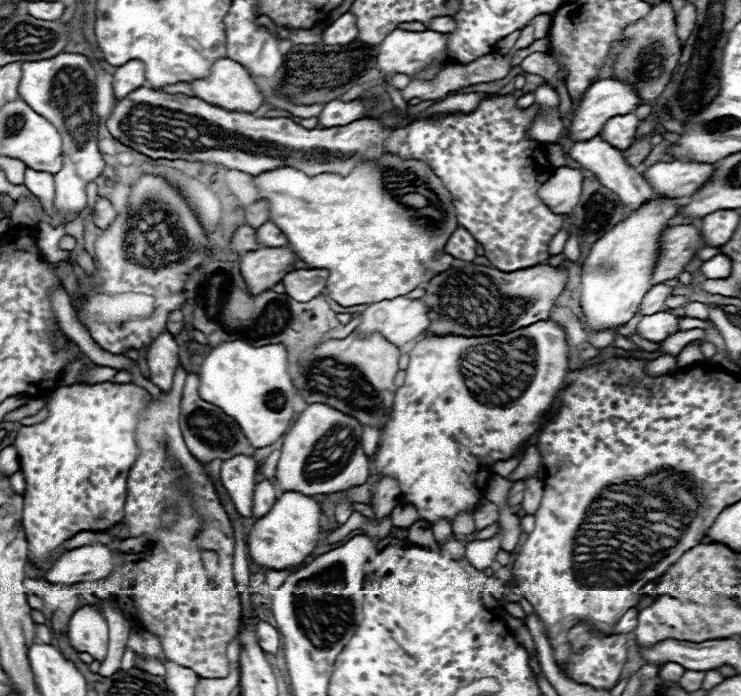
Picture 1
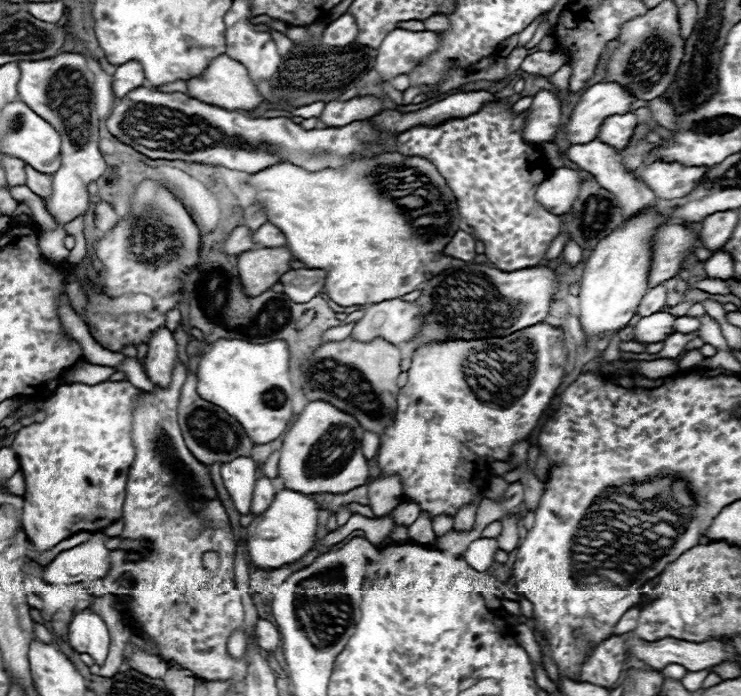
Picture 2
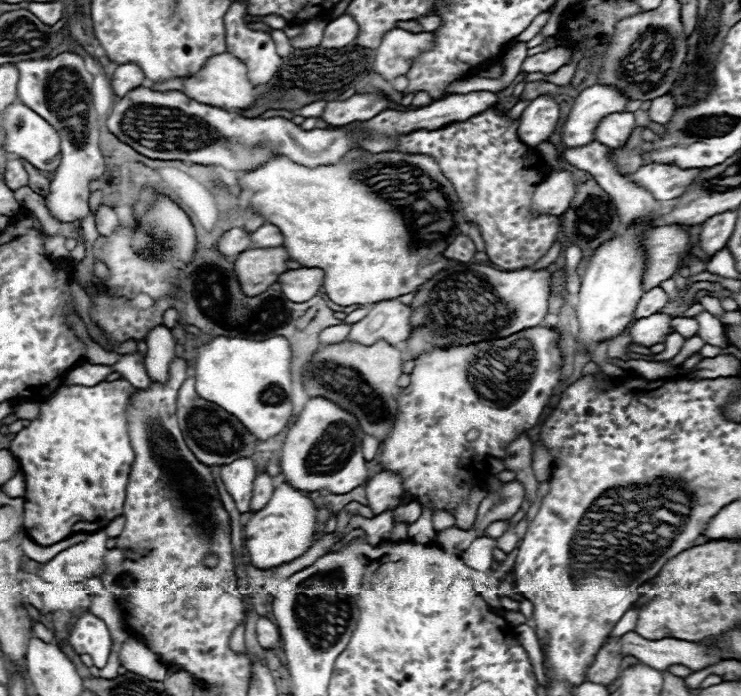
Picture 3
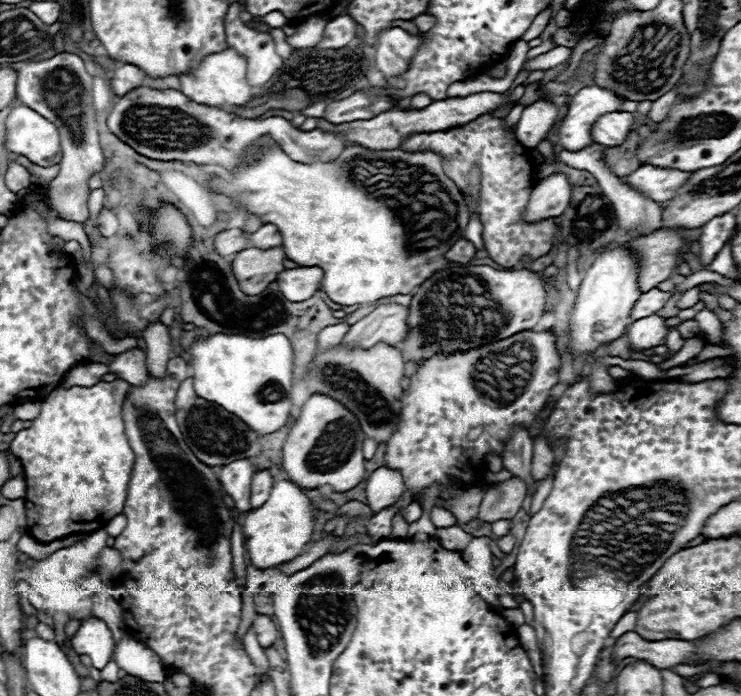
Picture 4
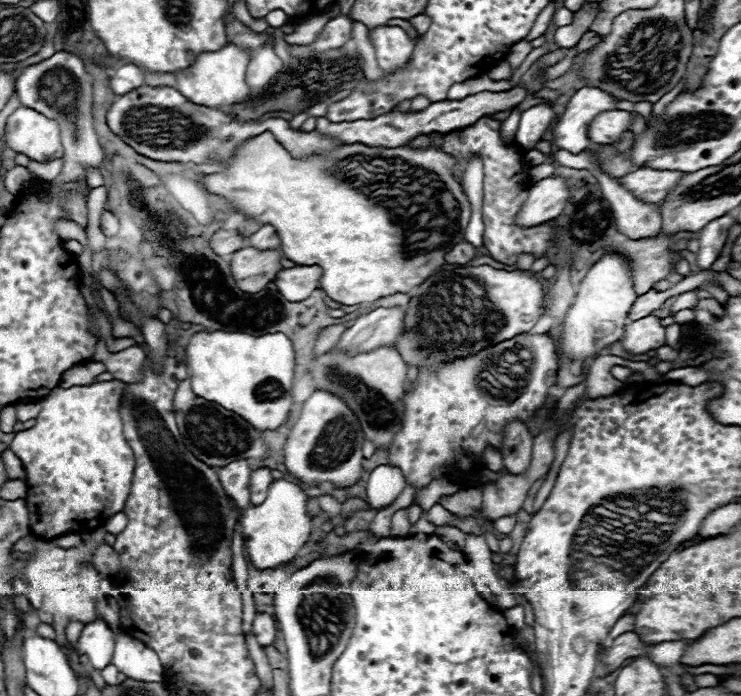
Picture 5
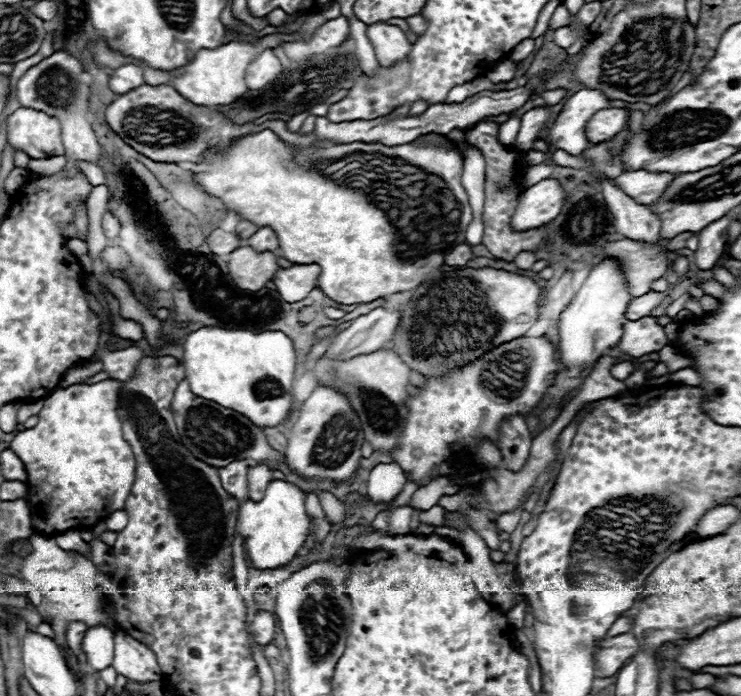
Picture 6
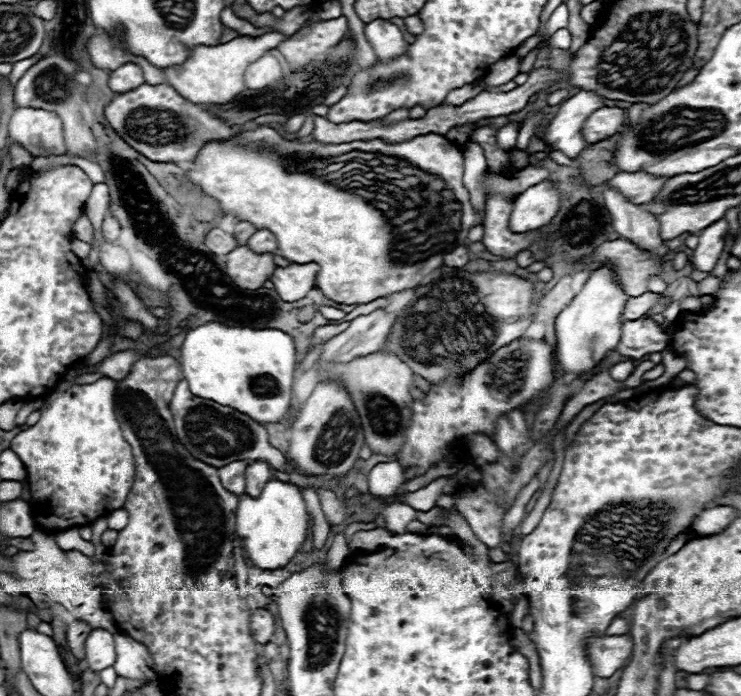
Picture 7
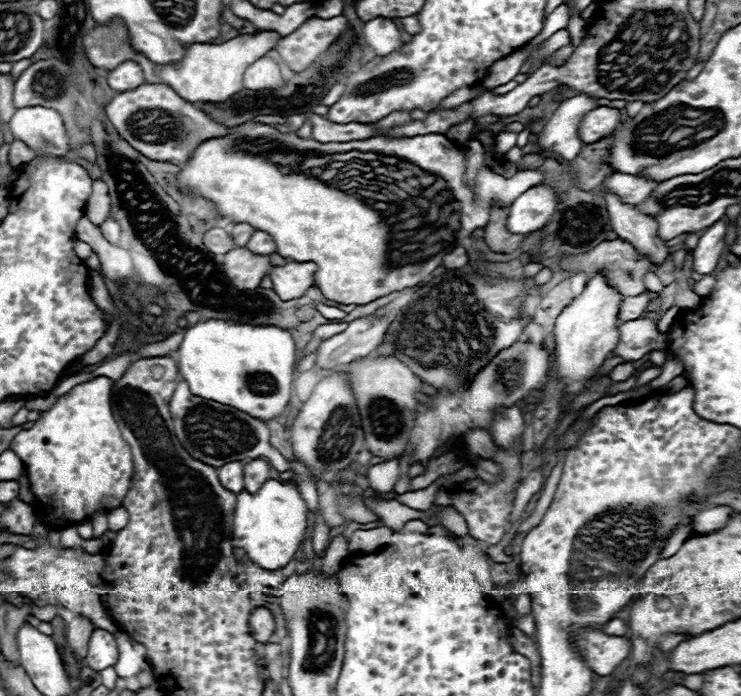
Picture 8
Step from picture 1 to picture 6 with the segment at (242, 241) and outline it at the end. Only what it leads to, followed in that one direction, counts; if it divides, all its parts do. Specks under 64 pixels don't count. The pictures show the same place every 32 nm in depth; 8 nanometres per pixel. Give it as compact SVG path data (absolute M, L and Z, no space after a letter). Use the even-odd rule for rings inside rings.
M220 228L212 230L212 234L208 236L206 244L208 244L208 248L212 248L212 252L218 254L218 256L228 256L232 250L236 250L236 248L242 246L242 242L240 242L240 238L238 238L236 234L224 232L224 230L220 230Z

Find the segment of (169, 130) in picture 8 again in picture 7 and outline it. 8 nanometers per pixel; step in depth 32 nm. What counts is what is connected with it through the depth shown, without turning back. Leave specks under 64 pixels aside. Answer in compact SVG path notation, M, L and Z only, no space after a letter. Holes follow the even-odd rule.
M142 84L130 92L116 94L106 106L106 118L110 126L140 154L154 162L192 162L198 150L210 140L226 140L236 134L238 126L228 126L214 118L208 110L184 100L168 84ZM134 118L134 120L130 120Z

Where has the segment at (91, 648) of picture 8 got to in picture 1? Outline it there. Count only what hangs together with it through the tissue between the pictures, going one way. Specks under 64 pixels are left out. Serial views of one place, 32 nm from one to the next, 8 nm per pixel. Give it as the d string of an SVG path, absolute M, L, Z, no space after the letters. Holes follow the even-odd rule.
M84 606L72 614L68 638L74 650L88 652L94 660L104 662L108 652L108 624L94 606Z

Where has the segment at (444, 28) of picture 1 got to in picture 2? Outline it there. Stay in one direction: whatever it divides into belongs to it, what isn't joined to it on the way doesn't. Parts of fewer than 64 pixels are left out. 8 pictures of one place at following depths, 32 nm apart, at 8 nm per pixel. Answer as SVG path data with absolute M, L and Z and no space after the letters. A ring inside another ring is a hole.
M430 16L428 20L424 20L424 28L430 32L438 32L448 28L448 20L444 16Z

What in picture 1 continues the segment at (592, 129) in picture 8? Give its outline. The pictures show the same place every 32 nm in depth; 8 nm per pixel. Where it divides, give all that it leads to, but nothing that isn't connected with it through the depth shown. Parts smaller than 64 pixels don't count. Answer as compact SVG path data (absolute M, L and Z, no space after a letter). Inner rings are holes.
M624 114L624 116L612 116L608 120L608 124L604 124L604 128L600 130L600 136L612 144L618 150L626 150L636 134L640 120L634 114Z

